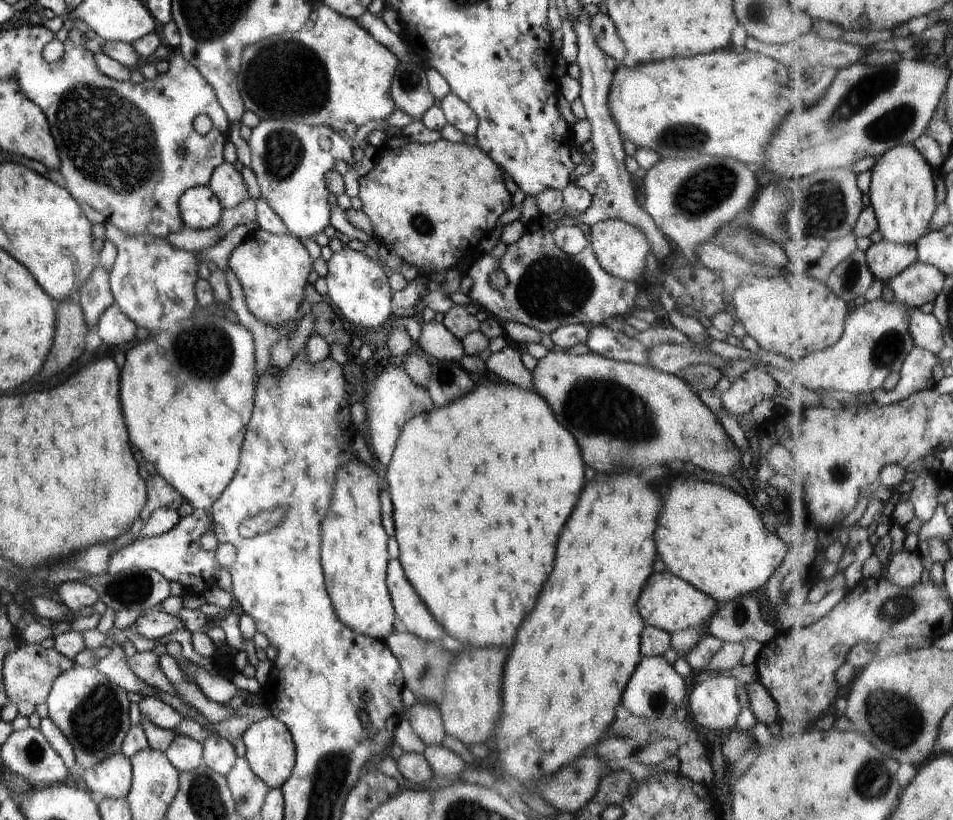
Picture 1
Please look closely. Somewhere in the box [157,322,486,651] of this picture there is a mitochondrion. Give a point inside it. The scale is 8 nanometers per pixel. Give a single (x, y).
(206, 353)

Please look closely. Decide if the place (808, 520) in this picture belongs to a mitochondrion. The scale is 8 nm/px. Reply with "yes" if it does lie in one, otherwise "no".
no

